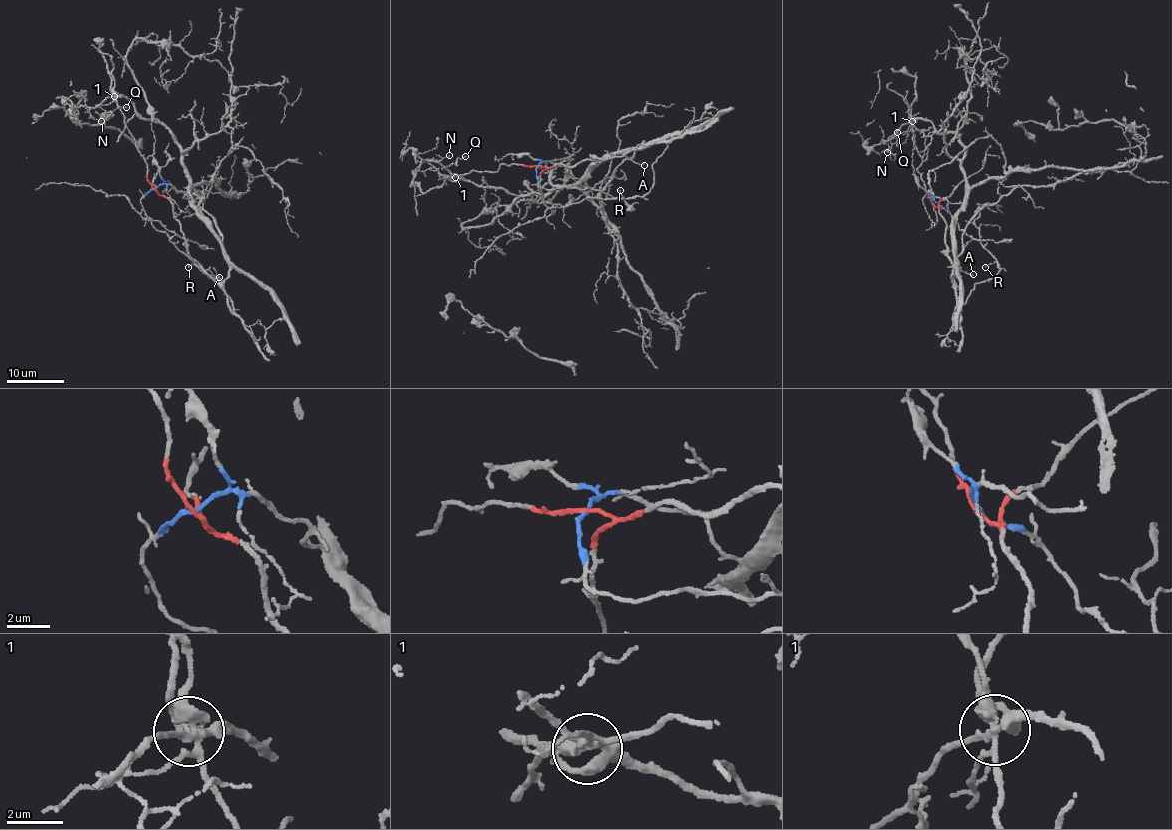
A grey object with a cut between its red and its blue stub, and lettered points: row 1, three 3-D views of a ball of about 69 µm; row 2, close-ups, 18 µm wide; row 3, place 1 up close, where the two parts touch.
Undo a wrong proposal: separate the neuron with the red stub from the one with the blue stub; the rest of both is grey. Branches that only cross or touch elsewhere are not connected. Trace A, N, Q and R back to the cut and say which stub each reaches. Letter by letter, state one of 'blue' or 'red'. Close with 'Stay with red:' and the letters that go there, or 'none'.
A: red
N: blue
Q: blue
R: red
Stay with red: A, R

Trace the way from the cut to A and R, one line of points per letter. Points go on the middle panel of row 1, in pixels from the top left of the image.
A: (538, 166), (574, 165), (596, 157), (624, 156), (644, 164)
R: (538, 166), (574, 165), (665, 142), (667, 146), (653, 165), (651, 190), (626, 199), (619, 190)

